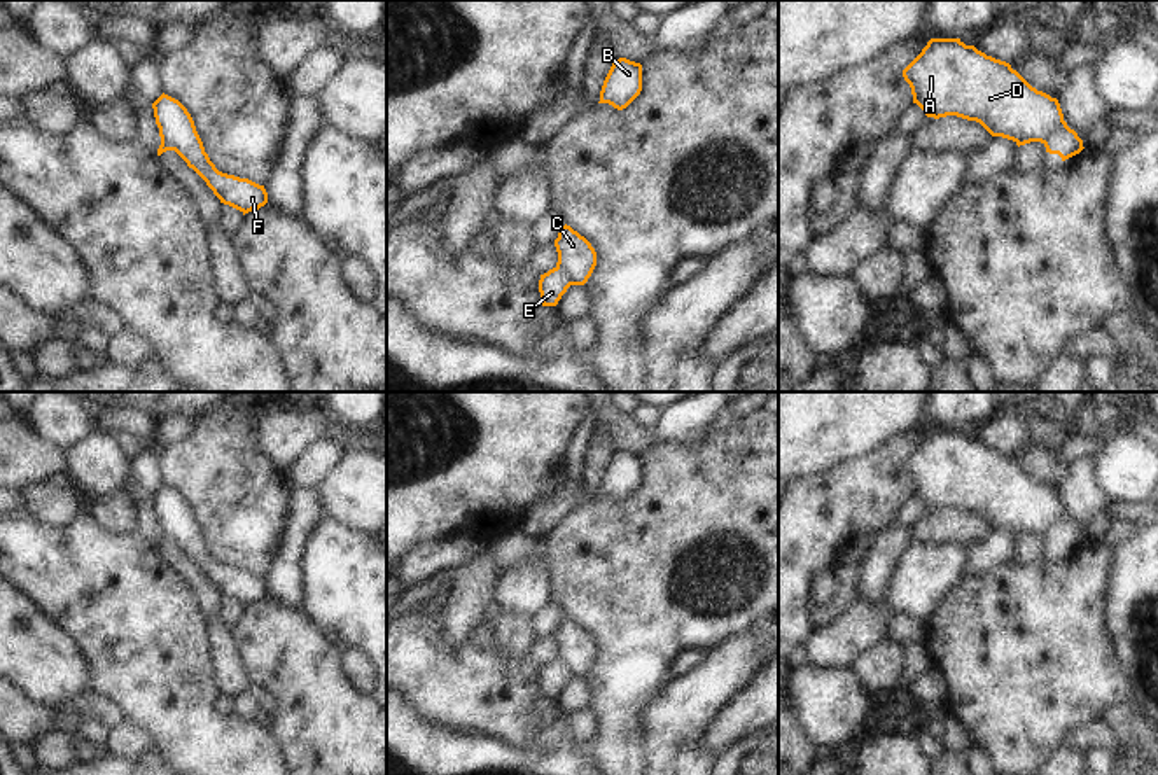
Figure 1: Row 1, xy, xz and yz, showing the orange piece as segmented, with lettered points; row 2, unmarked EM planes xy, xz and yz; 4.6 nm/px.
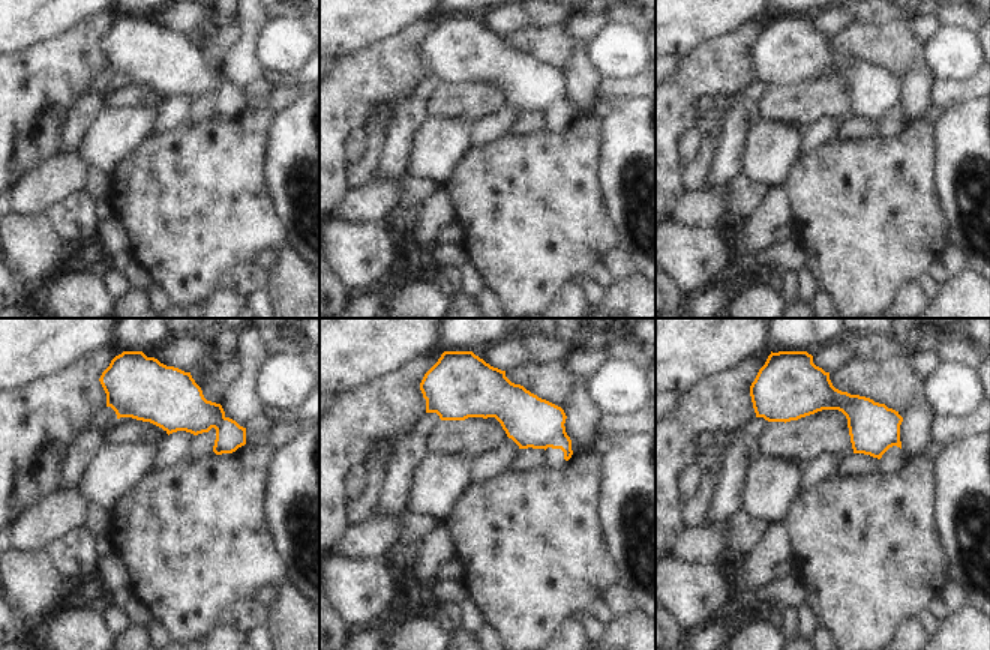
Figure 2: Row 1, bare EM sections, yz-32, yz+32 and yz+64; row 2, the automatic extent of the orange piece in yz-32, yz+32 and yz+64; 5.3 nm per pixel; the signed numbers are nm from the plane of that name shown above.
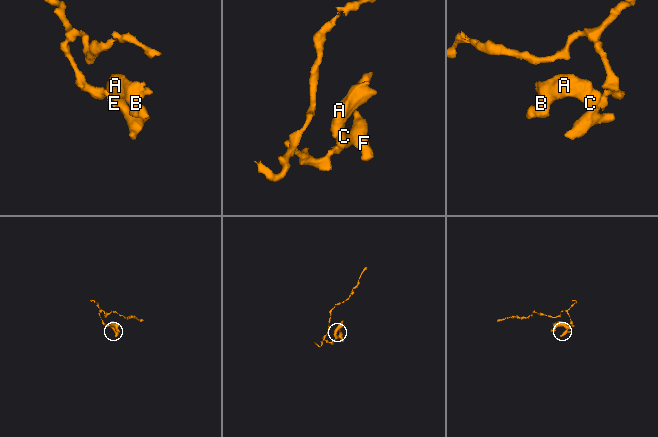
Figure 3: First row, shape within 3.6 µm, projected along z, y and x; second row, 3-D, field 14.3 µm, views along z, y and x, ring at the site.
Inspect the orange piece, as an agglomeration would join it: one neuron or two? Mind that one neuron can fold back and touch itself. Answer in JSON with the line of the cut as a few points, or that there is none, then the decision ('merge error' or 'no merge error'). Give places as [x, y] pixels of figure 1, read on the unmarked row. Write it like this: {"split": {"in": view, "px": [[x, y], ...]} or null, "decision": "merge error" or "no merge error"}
{"split": {"in": "xz", "px": [[557, 658], [572, 676]]}, "decision": "merge error"}

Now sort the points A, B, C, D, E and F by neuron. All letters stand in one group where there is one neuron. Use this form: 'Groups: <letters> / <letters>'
Groups: A B C D F / E.

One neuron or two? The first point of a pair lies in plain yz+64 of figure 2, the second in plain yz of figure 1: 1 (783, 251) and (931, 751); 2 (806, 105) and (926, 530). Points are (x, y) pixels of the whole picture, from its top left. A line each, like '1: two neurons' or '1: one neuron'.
1: one neuron
2: one neuron

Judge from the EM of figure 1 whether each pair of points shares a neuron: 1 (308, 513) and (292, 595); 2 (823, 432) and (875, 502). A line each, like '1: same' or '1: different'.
1: same
2: different

